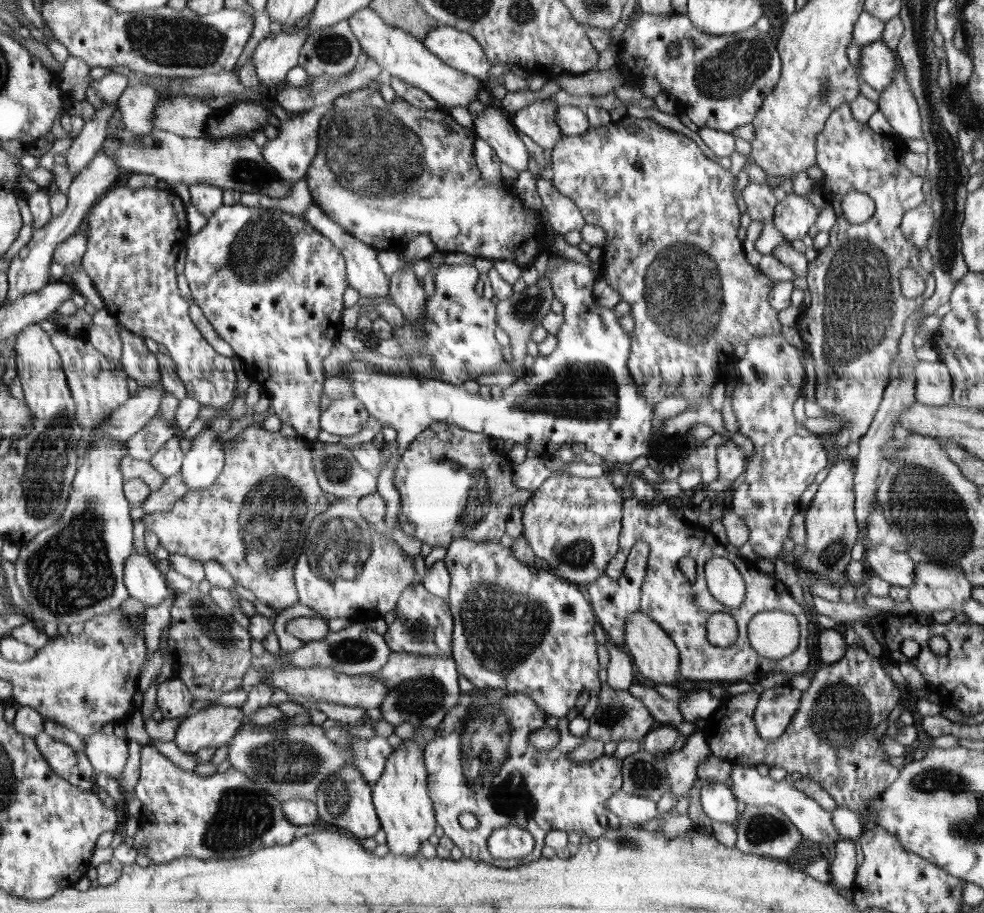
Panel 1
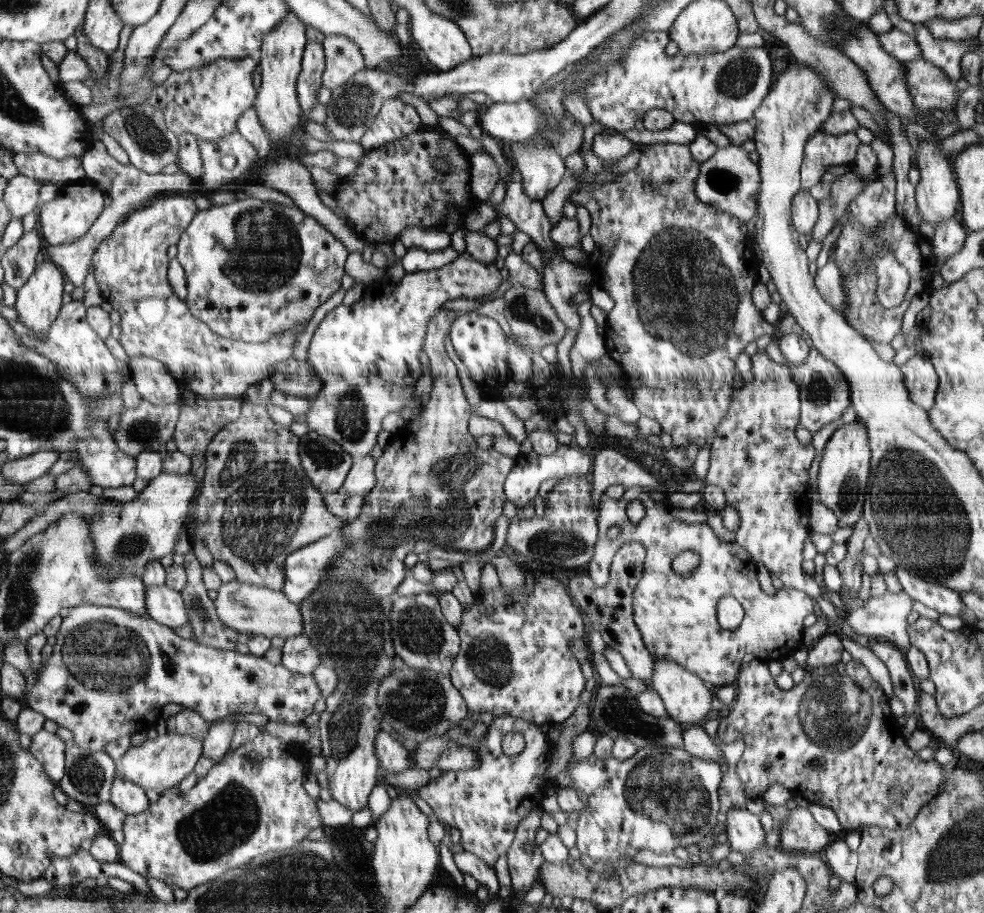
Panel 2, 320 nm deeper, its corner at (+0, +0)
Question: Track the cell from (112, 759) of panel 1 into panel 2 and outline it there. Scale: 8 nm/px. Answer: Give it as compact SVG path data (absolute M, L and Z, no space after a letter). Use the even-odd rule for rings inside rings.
M119 777L113 779L110 801L127 815L143 813L151 804L143 787Z

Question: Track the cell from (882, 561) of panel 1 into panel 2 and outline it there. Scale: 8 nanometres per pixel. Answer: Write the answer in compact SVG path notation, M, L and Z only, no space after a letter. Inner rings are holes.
M901 567L895 568L894 574L902 586L902 591L913 601L921 602L928 608L948 616L961 616L965 609L968 610L956 590L941 586L932 580L922 579Z

